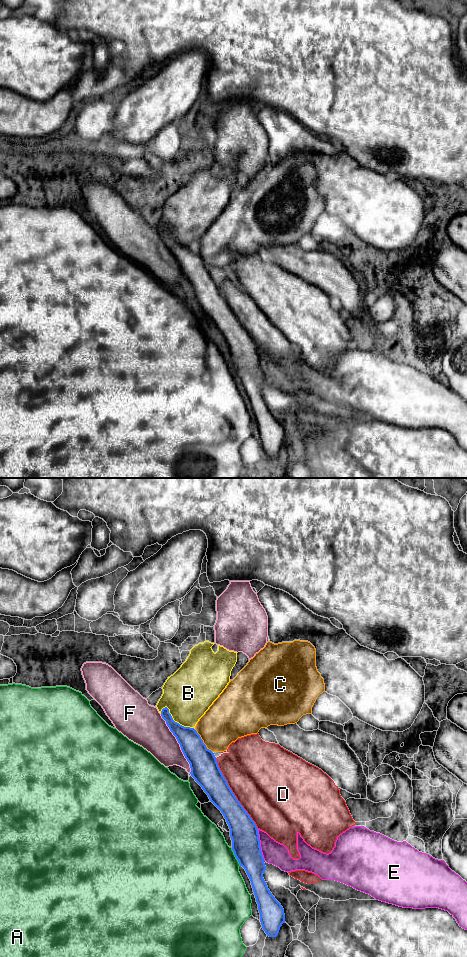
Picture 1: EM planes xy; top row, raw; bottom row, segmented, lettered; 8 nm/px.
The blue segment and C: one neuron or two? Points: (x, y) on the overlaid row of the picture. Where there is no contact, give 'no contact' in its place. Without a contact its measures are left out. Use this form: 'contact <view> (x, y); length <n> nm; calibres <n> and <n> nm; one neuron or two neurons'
contact xy (202, 741); length 240 nm; calibres 220 and 340 nm; two neurons

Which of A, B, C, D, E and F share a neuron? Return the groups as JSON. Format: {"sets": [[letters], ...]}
{"sets": [["A"], ["B", "C"], ["D"], ["E"], ["F"]]}

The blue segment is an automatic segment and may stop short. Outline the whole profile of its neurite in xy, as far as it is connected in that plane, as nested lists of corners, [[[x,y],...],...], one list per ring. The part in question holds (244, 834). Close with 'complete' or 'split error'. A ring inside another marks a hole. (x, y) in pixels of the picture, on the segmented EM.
[[[167,707],[162,709],[161,716],[180,744],[190,764],[191,776],[226,819],[234,855],[251,881],[262,928],[267,936],[276,937],[285,923],[285,914],[263,878],[266,866],[255,822],[237,800],[214,753],[206,747],[197,731],[175,722]]]; complete

